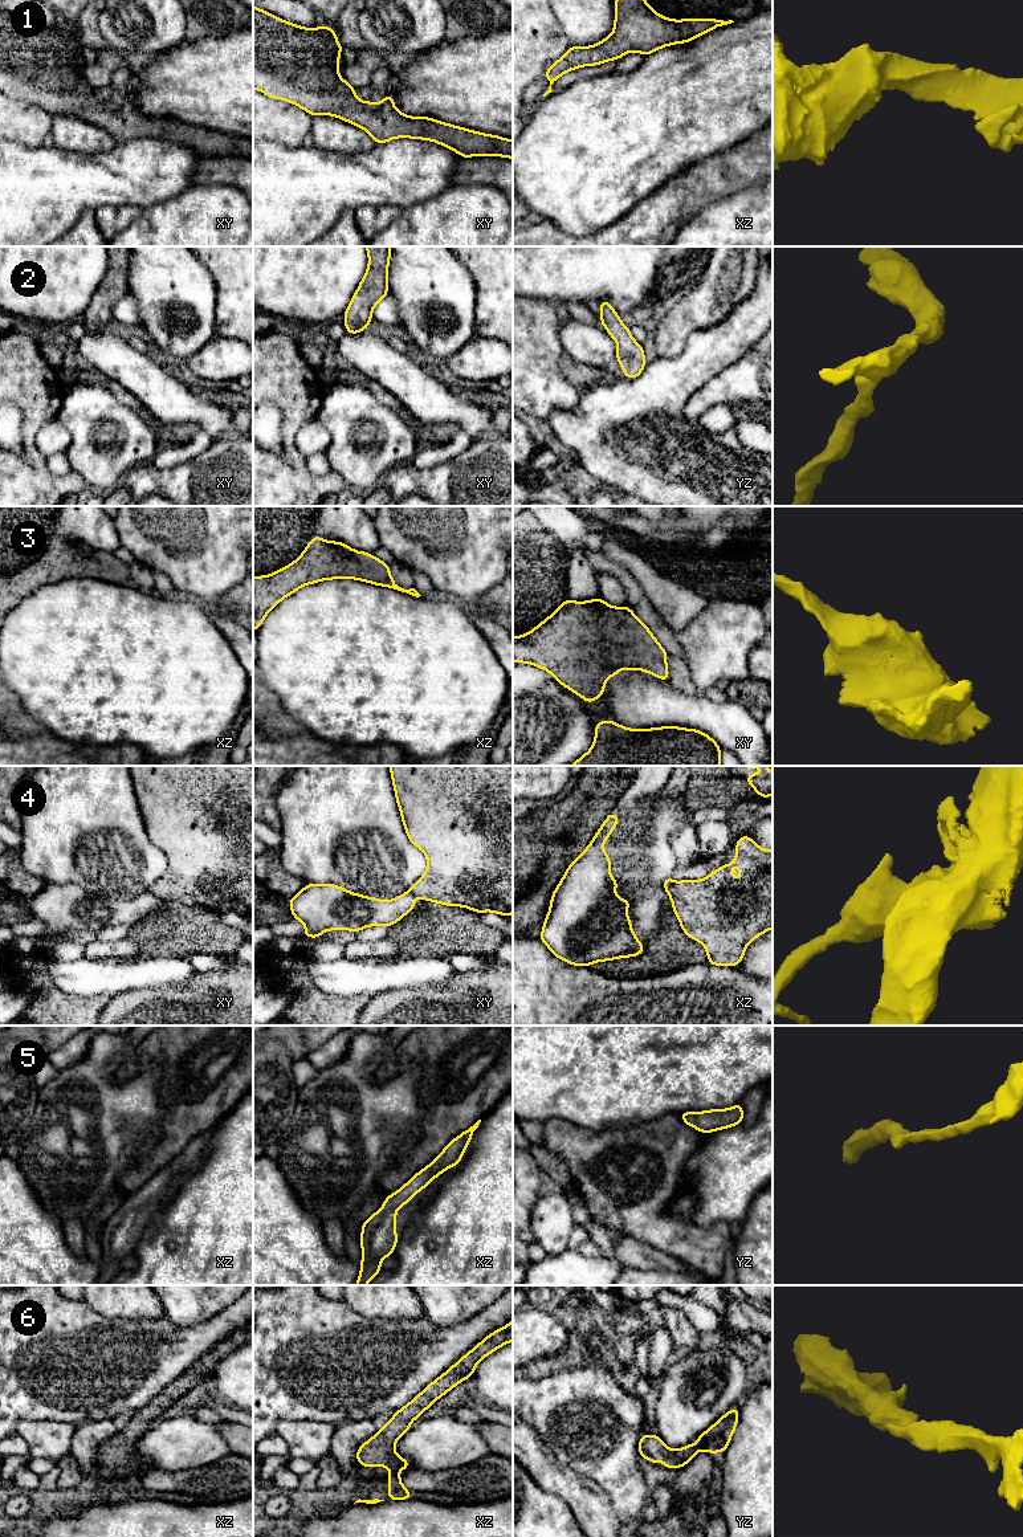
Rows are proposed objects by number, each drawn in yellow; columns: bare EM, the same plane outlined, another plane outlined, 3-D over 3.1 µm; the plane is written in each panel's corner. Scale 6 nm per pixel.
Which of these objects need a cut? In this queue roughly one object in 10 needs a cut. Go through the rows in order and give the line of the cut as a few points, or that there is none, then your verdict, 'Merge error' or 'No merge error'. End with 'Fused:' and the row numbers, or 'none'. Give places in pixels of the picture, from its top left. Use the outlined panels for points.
1: No split. No merge error
2: No split. No merge error
3: No split. No merge error
4: Split along xy (408, 891), (415, 896). Merge error
5: No split. No merge error
6: No split. No merge error
Fused: 4

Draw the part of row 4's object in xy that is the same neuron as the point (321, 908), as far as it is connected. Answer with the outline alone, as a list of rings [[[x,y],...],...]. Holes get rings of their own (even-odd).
[[[306,884],[289,900],[294,920],[305,925],[302,937],[318,938],[327,930],[358,933],[368,926],[392,926],[415,909],[415,896],[405,892],[382,901],[352,893],[335,884]]]

